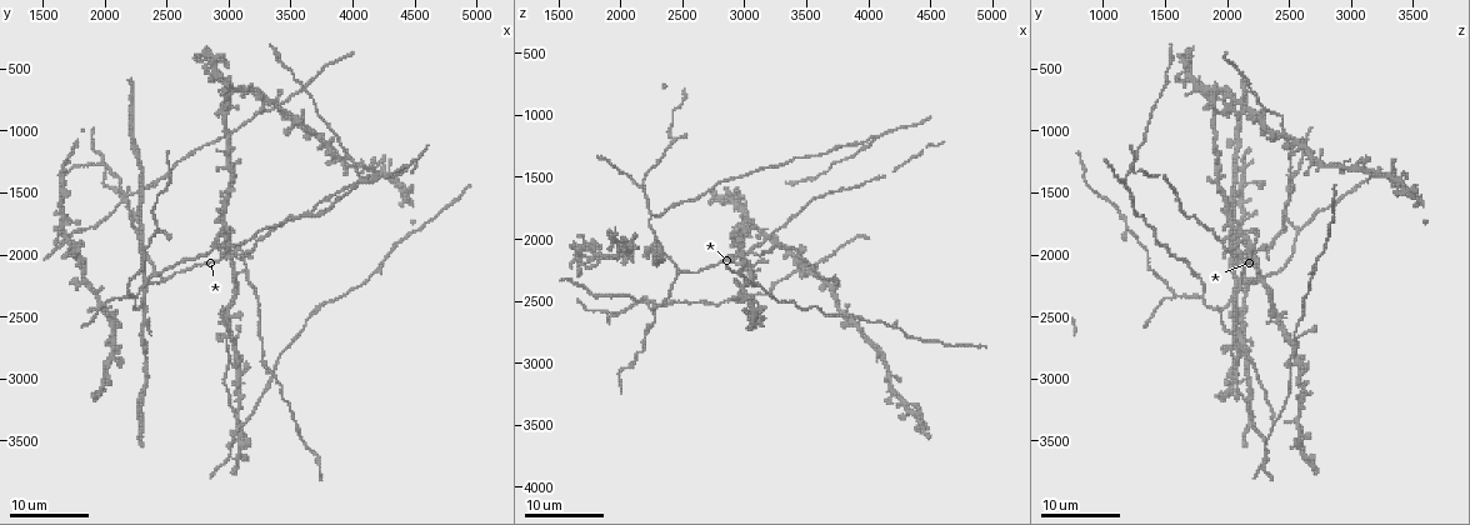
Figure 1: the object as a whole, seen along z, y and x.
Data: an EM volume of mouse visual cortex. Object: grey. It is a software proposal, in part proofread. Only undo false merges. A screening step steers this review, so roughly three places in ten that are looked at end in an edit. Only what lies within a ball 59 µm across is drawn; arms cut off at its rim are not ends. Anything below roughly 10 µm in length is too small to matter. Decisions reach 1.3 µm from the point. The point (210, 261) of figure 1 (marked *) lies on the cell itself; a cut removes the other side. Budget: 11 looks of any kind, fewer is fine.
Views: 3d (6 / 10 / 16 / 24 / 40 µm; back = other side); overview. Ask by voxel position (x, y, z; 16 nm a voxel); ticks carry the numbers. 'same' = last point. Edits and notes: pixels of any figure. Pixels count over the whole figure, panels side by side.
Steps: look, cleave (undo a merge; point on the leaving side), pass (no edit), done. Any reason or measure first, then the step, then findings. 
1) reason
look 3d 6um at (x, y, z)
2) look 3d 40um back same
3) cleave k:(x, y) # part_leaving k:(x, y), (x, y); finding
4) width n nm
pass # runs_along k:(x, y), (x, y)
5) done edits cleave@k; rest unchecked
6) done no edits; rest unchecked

branch point
look 3d 24um at (2260, 2360, 1800)

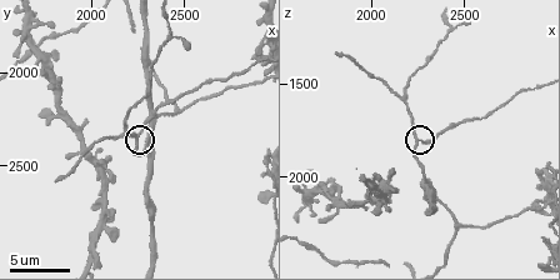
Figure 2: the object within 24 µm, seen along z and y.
look 3d 6um at (2260, 2340, 1800)

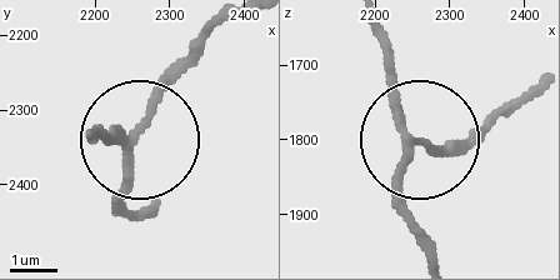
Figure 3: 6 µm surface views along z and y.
side_arm 30 um
pass # runs_along 3:(431, 251), (395, 180), (415, 140), (380, 24); continuous, no second cell

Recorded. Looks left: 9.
three arms meet
look 3d 10um at (2460, 2180, 2280)

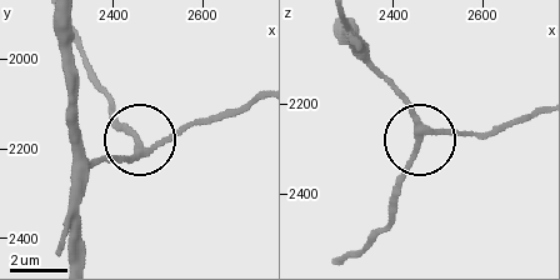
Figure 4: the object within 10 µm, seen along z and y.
look 3d 10um back at (2455, 2190, 2285)

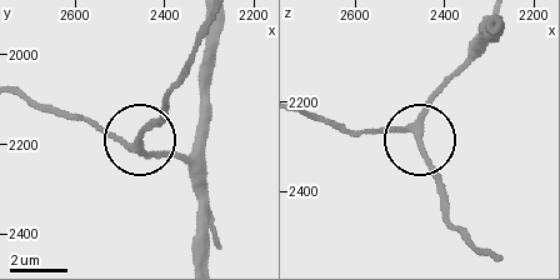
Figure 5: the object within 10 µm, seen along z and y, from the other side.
side_arm 56 um
pass # runs_along 5:(26, 95), (126, 139), (143, 136), (168, 113); one cell here

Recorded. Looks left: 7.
three arms meet
look 3d 24um at (2140, 1580, 2500)

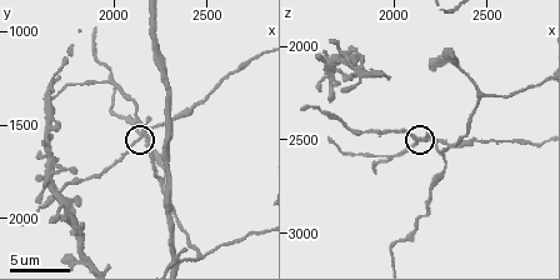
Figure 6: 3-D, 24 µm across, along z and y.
look 3d 6um at (2140, 1560, 2500)

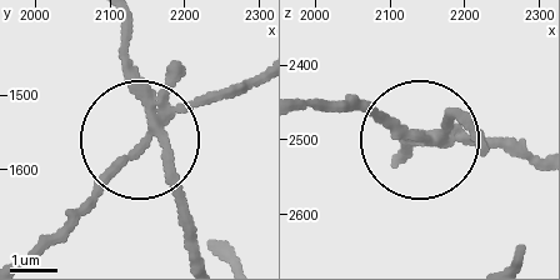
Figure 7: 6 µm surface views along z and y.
from behind
look 3d 6um back at (2135, 1570, 2495)

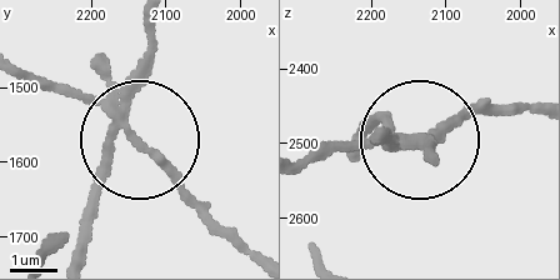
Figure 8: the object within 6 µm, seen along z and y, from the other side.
side_arm 14 um
cleave 8:(43, 84) # part_leaving 8:(114, 111), (23, 79); two cells meet here

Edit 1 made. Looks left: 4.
look overview

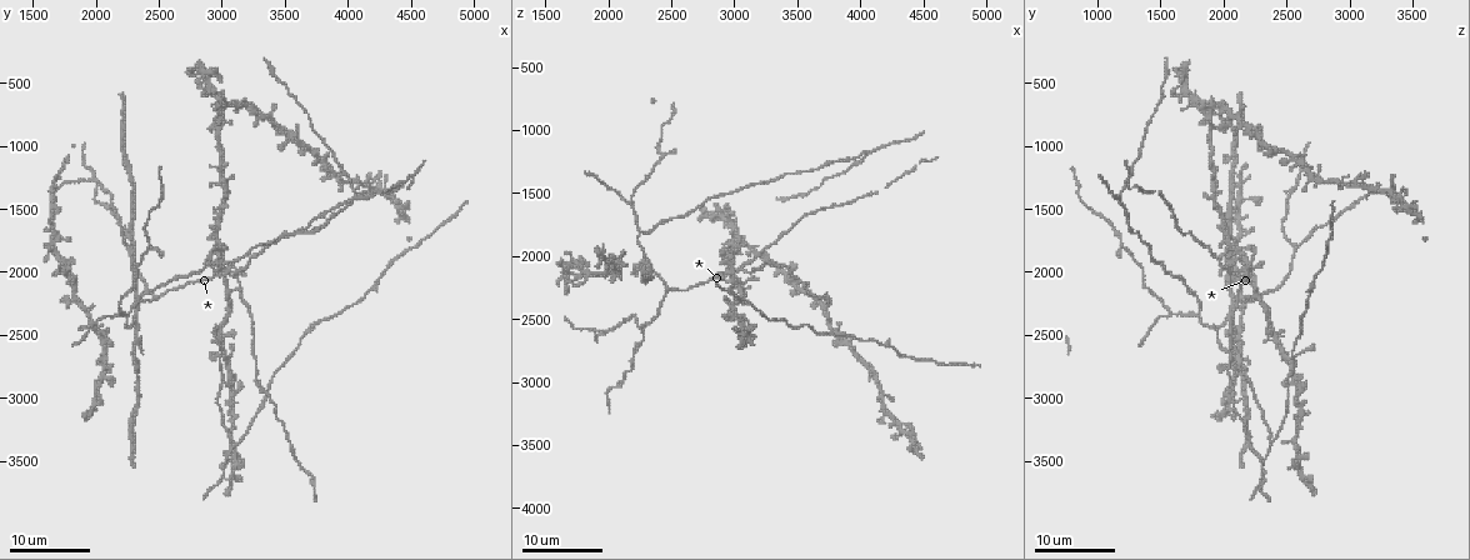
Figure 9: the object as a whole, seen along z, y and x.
arms part here
look 3d 24um at (2260, 1800, 2580)

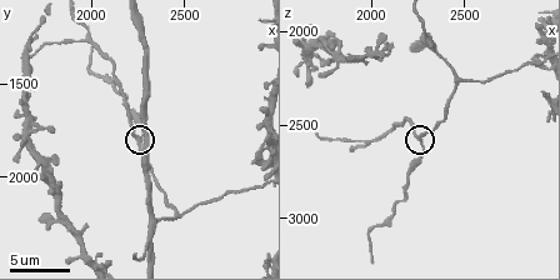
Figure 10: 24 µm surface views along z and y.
look 3d 6um at (2260, 1800, 2560)

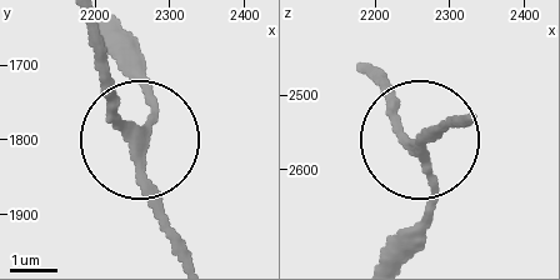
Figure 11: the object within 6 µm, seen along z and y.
arms 3
pass # runs_along 11:(184, 250), (139, 154), (151, 106), (139, 51); all the same cell

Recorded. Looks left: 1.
done edits cleave@8; rest unchecked

